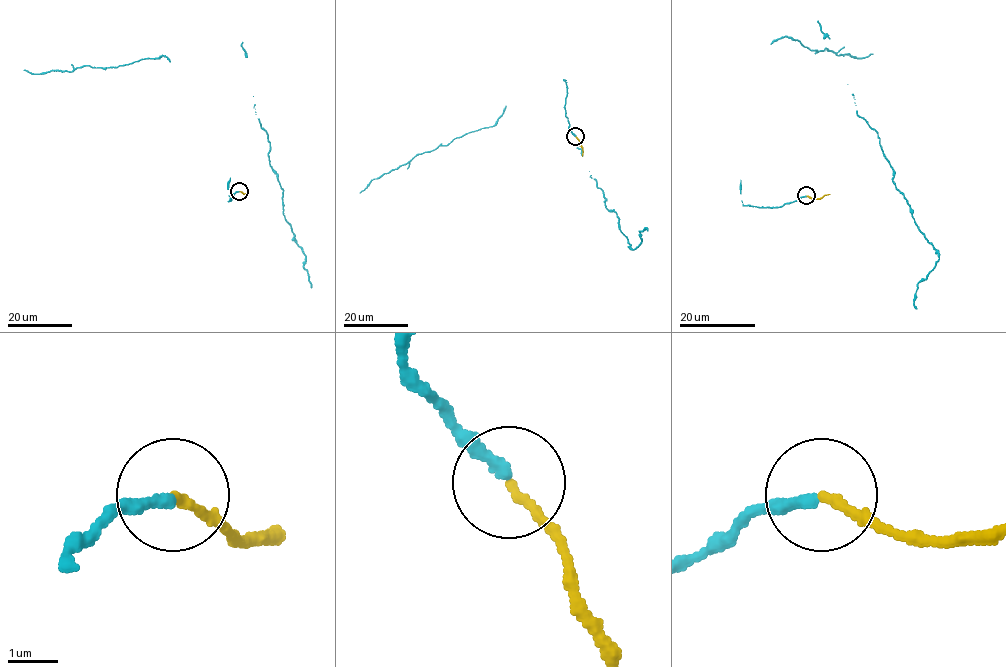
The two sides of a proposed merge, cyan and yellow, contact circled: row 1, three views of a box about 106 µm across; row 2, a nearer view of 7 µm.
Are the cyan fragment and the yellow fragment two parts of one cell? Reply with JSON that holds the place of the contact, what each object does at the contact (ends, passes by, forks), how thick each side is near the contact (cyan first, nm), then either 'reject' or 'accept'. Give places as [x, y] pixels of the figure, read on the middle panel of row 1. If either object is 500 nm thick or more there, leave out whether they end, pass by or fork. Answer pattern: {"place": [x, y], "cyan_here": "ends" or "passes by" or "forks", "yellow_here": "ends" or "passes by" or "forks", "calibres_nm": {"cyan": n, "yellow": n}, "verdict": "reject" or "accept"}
{"place": [575, 136], "cyan_here": "ends", "yellow_here": "ends", "calibres_nm": {"cyan": 240, "yellow": 180}, "verdict": "accept"}

